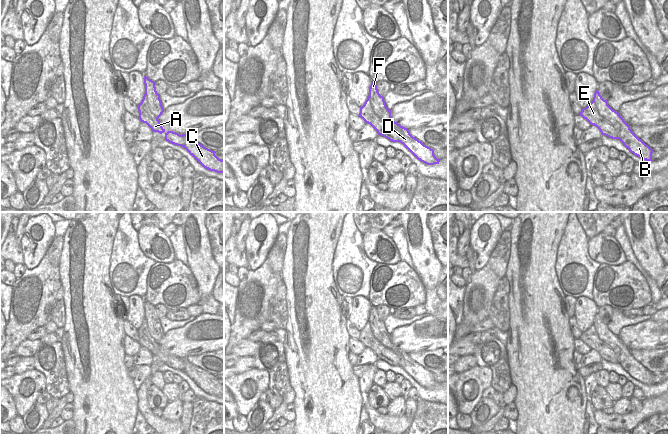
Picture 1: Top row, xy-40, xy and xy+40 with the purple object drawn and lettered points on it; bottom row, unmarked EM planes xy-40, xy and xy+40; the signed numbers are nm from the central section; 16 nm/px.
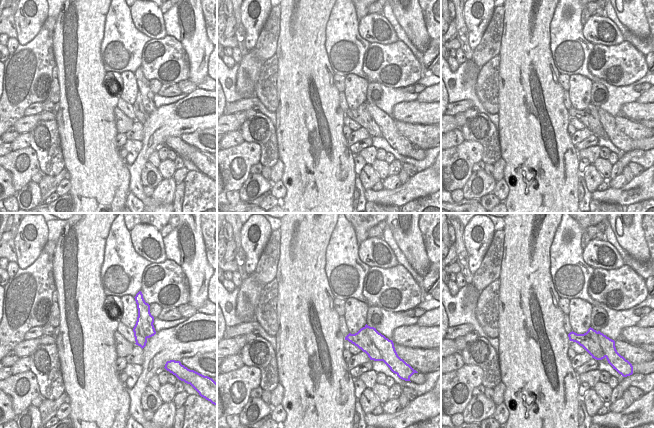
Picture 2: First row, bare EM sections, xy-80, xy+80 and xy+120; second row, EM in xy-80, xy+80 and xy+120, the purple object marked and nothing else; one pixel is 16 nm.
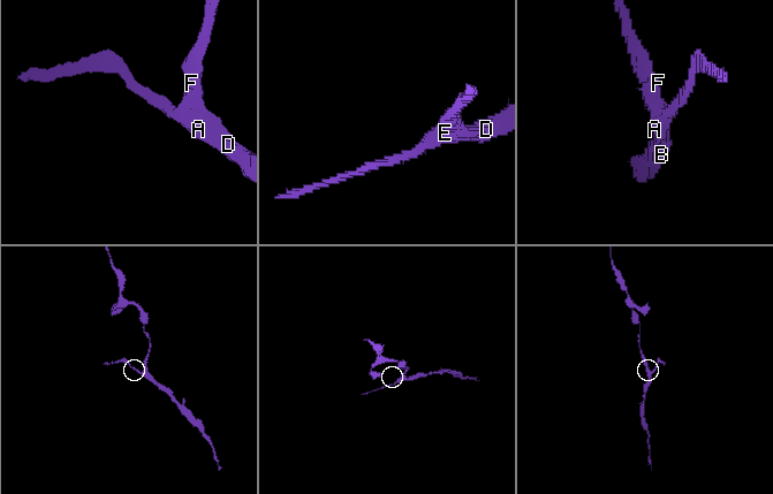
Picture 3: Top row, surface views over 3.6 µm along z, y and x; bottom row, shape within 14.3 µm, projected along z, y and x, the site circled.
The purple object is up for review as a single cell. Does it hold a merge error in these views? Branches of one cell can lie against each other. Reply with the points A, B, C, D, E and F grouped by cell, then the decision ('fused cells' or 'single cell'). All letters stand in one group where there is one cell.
A E / B C D F | fused cells

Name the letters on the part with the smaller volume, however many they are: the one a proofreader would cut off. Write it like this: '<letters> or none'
A, E

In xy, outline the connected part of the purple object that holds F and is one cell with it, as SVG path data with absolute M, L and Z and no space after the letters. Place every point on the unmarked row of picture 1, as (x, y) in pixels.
M371 306L368 322L371 325L375 338L380 341L385 347L391 349L400 358L400 367L404 369L418 384L427 388L439 388L442 383L437 383L434 379L434 374L424 369L421 365L413 361L409 354L391 341L391 334L385 328L384 321L378 316L375 306Z

